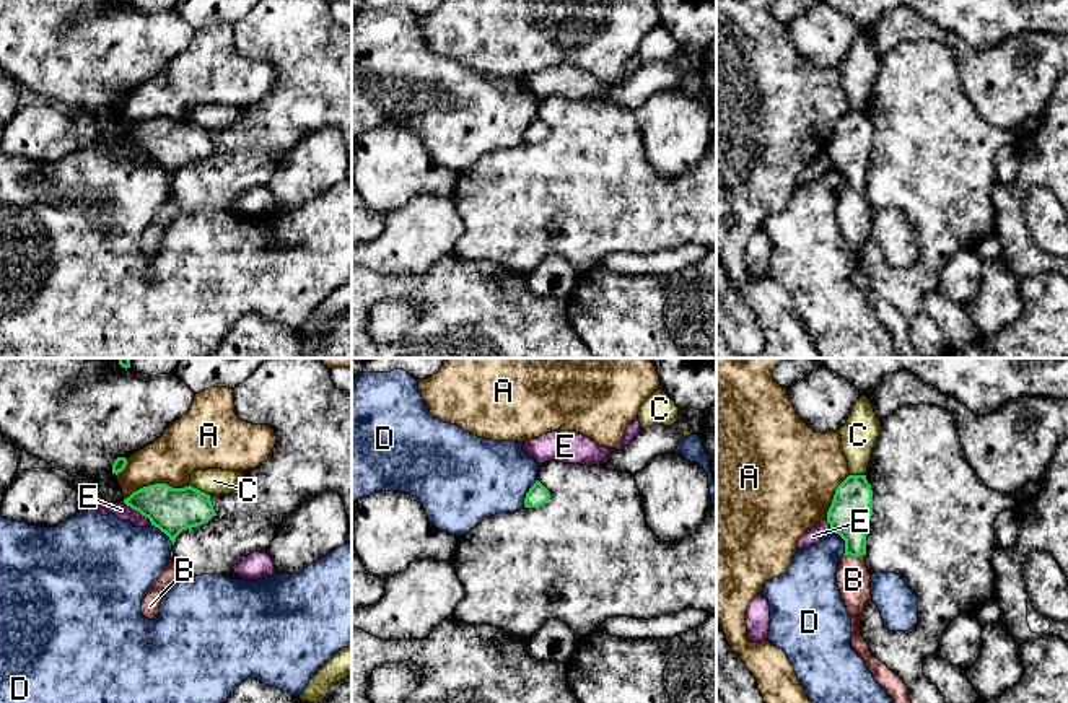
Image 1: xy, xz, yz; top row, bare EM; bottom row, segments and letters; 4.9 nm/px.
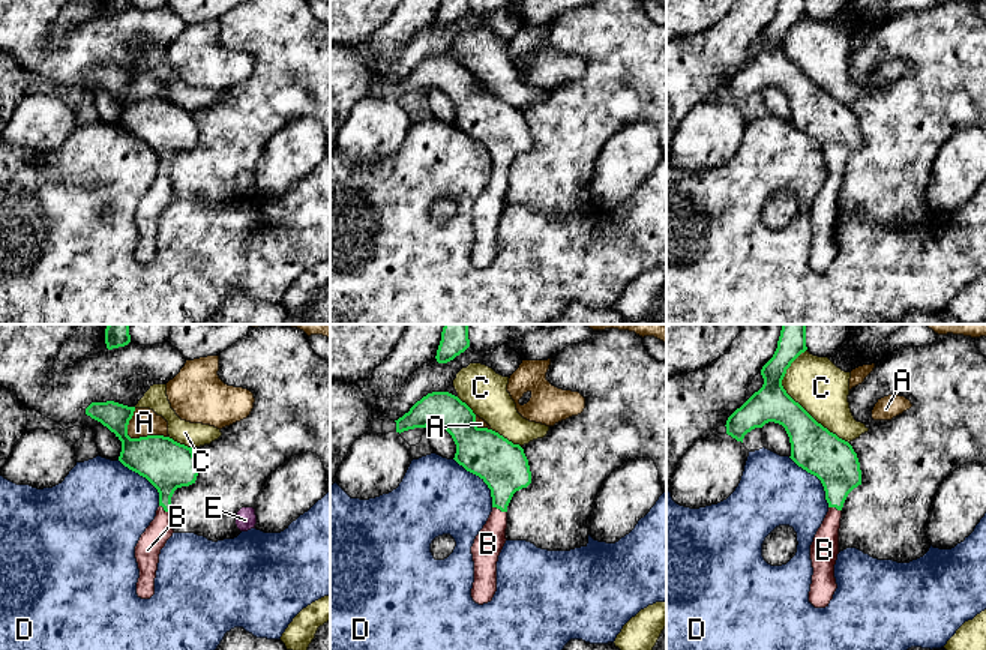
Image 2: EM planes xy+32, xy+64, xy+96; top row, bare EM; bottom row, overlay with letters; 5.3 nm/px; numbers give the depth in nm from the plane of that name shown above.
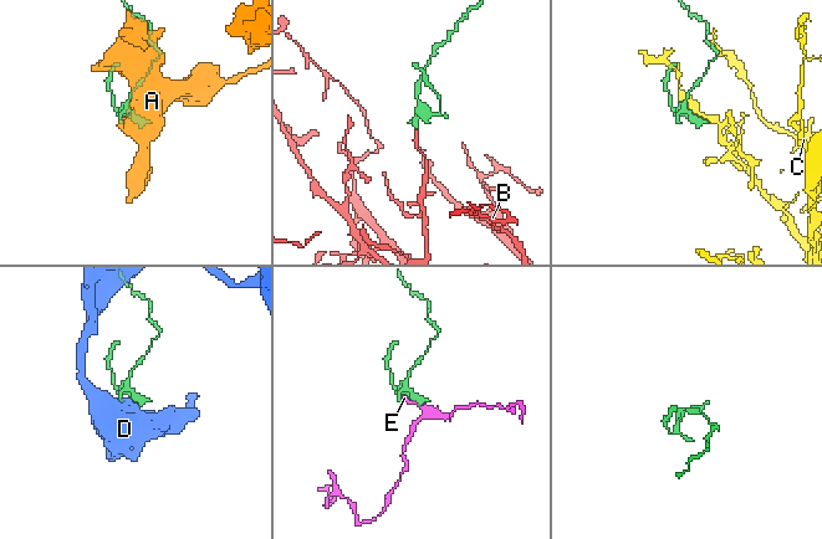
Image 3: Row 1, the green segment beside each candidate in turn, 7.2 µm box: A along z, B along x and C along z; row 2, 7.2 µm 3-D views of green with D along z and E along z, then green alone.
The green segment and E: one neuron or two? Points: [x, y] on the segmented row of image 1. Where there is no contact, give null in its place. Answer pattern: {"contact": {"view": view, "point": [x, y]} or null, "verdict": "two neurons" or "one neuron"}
{"contact": {"view": "xy", "point": [139, 511]}, "verdict": "two neurons"}

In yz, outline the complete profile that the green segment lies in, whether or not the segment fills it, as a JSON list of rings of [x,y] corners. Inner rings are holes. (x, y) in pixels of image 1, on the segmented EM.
[[[848,475],[837,487],[827,511],[830,529],[845,540],[845,553],[837,570],[837,586],[851,620],[851,648],[894,703],[912,703],[904,680],[873,656],[861,635],[861,617],[873,599],[871,574],[864,561],[871,516],[873,490],[866,475]]]

